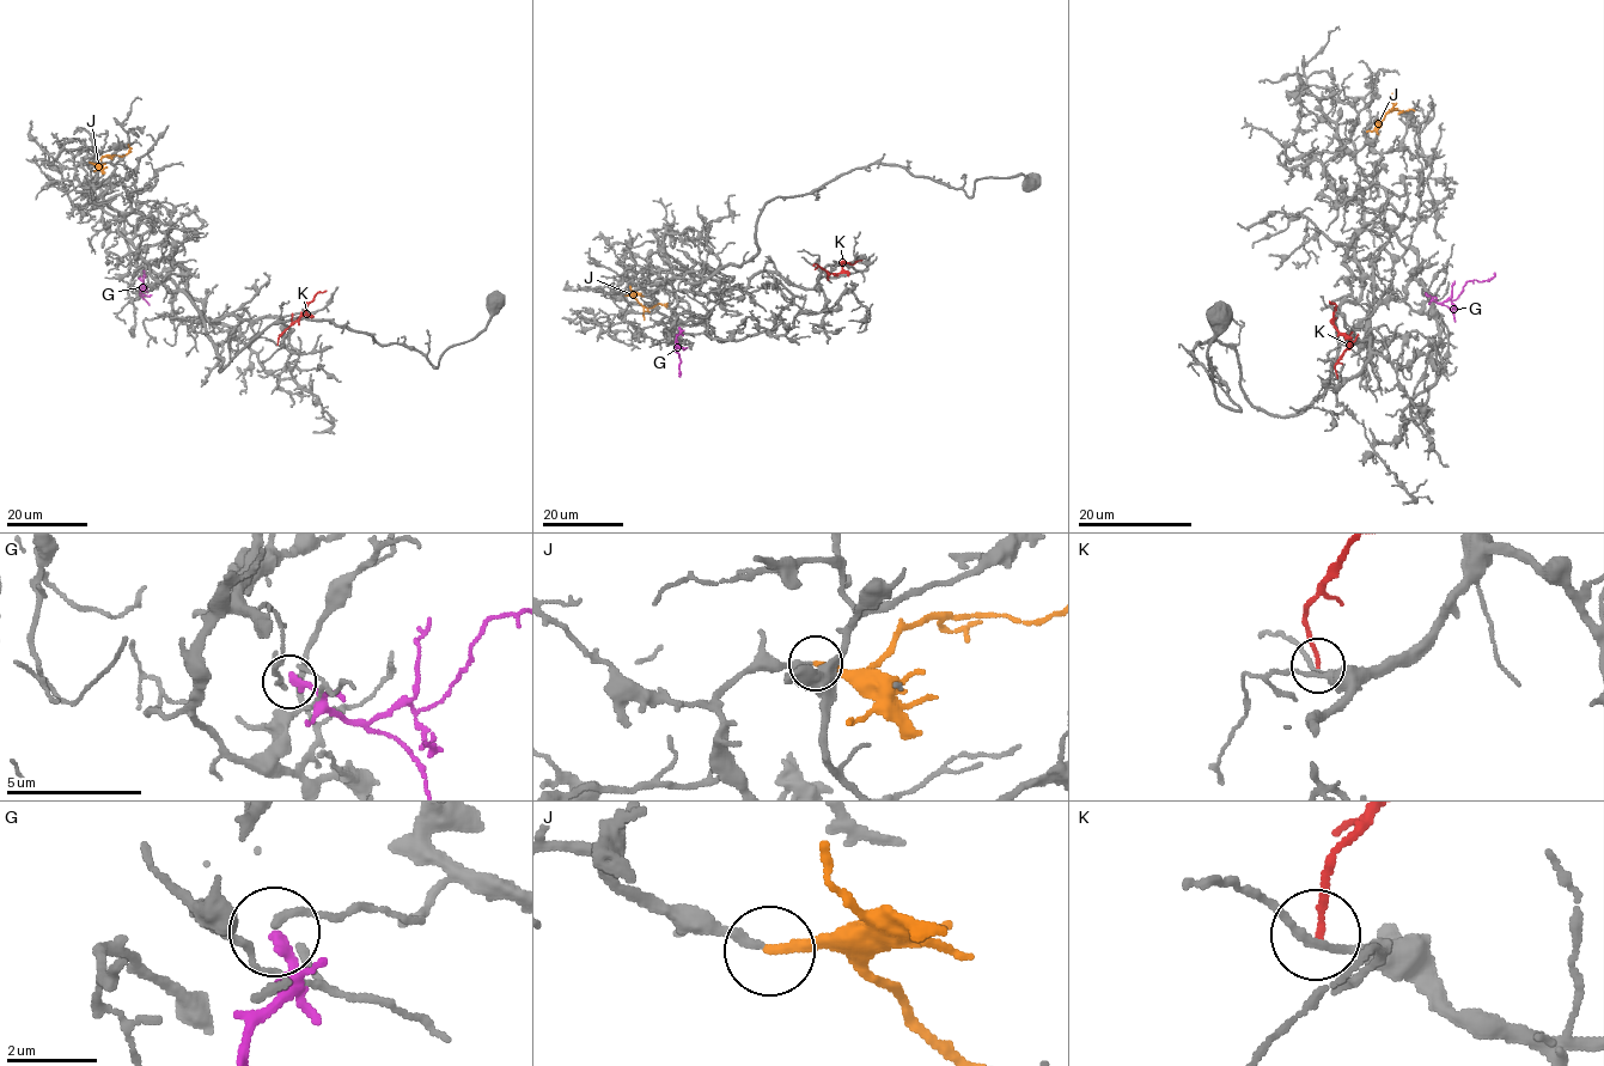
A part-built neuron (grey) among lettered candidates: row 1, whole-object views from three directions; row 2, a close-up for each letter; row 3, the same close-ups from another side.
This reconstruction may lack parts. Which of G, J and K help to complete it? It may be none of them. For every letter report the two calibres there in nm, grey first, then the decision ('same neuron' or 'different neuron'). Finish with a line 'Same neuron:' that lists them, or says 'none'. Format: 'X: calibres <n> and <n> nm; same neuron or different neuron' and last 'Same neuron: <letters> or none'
G: calibres 120 and 240 nm; different neuron
J: calibres 240 and 220 nm; same neuron
K: calibres 140 and 120 nm; different neuron
Same neuron: J

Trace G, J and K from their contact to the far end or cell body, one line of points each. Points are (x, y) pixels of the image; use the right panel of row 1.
G: (1426, 294), (1437, 302), (1453, 300), (1468, 280), (1488, 280), (1494, 272)
J: (1379, 119), (1397, 109), (1392, 110), (1391, 93)
K: (1337, 378), (1335, 364), (1348, 347), (1348, 337), (1334, 323), (1335, 305), (1330, 300)

